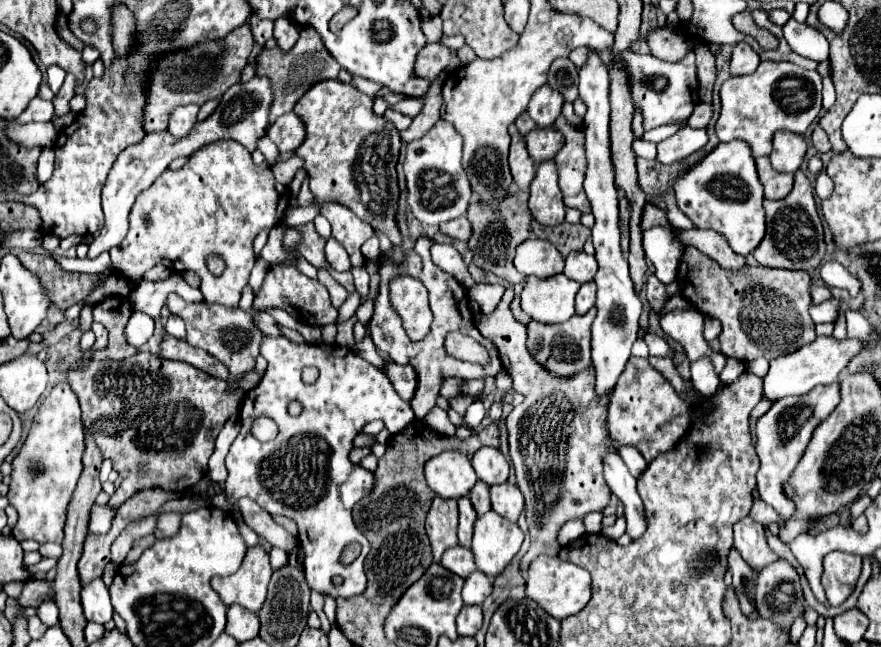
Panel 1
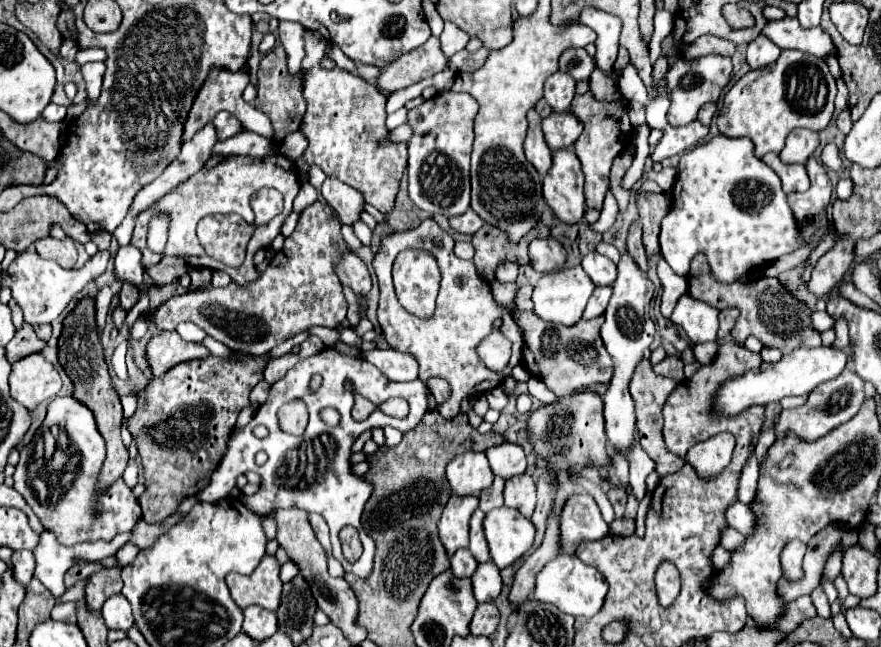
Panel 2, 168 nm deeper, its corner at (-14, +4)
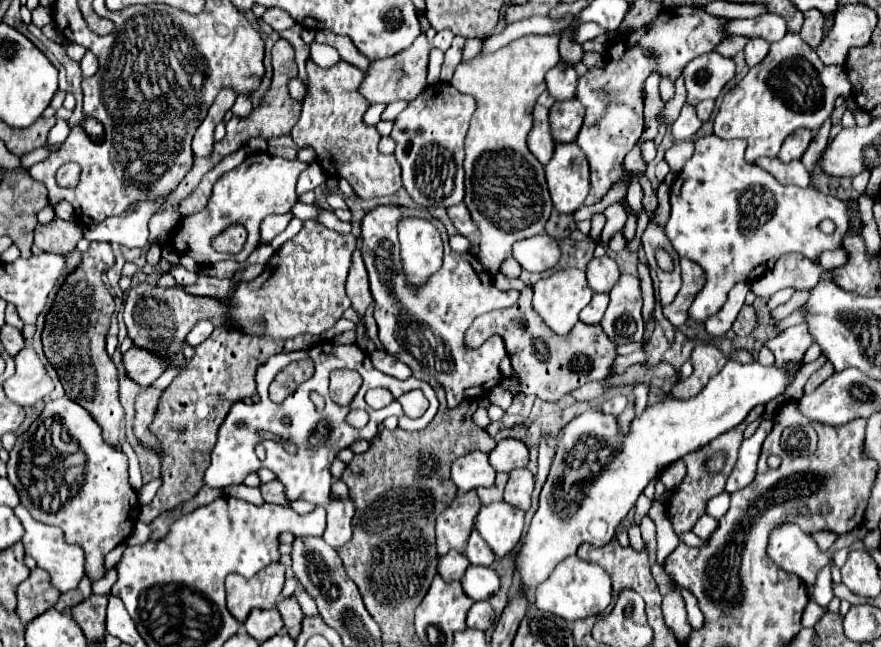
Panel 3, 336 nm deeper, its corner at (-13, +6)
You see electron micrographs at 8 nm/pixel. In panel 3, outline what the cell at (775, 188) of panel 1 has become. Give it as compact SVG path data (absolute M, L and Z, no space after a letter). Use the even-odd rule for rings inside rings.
M759 158L755 164L761 166L763 170L767 170L777 182L781 182L785 186L793 184L793 186L807 188L811 184L811 174L805 170L805 166L799 160L783 164L777 158Z

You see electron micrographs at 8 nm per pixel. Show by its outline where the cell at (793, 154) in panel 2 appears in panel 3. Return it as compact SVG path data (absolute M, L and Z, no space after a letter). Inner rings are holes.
M799 128L793 134L789 134L789 138L785 138L785 142L783 142L781 150L779 150L779 160L781 162L799 160L803 156L803 152L807 150L811 138L813 138L813 134L809 130L805 130L805 128Z

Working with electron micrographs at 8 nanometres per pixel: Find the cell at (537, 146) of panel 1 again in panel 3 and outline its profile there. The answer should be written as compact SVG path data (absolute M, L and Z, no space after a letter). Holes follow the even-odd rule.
M577 98L555 102L549 110L551 134L555 142L573 142L581 130L583 116L585 116L585 108Z

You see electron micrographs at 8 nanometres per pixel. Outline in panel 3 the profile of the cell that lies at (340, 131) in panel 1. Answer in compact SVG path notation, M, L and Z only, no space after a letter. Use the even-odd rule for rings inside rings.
M309 58L307 74L309 94L303 100L301 118L291 132L293 142L297 146L313 146L317 162L325 168L325 172L335 178L345 178L361 198L395 194L403 186L401 168L393 154L385 156L377 150L381 136L375 126L363 124L363 114L369 108L369 102L361 98L359 86L365 72L343 60L331 68L321 68Z

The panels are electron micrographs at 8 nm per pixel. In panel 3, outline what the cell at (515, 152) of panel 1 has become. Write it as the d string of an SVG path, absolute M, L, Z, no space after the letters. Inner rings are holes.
M537 104L533 110L533 116L535 116L535 124L533 124L533 130L529 132L527 144L529 144L529 150L537 156L537 160L541 164L547 164L555 150L555 142L549 130L549 110Z

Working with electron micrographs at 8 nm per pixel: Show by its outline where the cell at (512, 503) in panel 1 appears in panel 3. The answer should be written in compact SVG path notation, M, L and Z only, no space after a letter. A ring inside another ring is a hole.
M517 468L509 474L509 482L505 486L505 502L529 510L531 506L531 492L533 492L533 474L527 468Z

